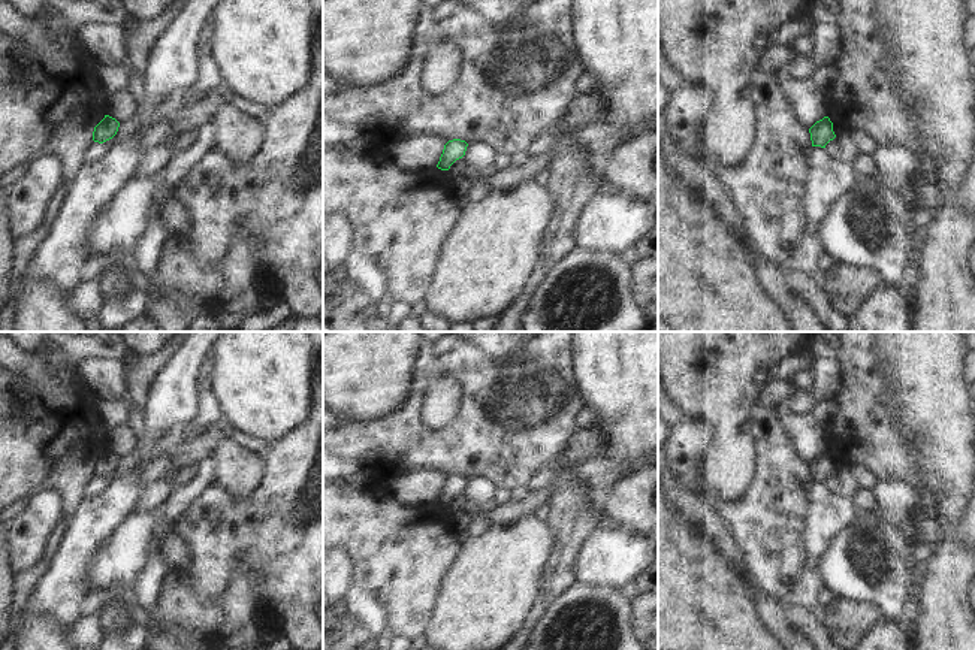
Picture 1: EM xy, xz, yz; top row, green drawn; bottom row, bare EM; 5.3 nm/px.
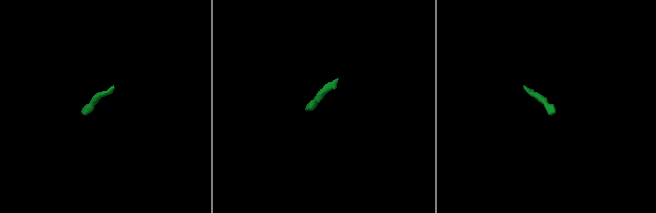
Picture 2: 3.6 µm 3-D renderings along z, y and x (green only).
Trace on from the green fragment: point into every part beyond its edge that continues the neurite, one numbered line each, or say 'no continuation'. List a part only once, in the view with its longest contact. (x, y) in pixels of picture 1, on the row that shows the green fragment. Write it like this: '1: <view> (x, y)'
no continuation

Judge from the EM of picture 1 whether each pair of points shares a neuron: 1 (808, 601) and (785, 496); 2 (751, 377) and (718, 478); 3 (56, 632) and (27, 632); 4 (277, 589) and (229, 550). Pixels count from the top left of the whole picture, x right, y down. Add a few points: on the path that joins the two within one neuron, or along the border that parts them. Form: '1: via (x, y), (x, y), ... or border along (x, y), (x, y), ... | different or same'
1: border along (803, 570), (794, 583), (790, 599) | different
2: via (734, 402), (731, 453) | same
3: via (48, 632), (35, 632) | same
4: via (269, 576), (248, 555), (243, 553) | same

